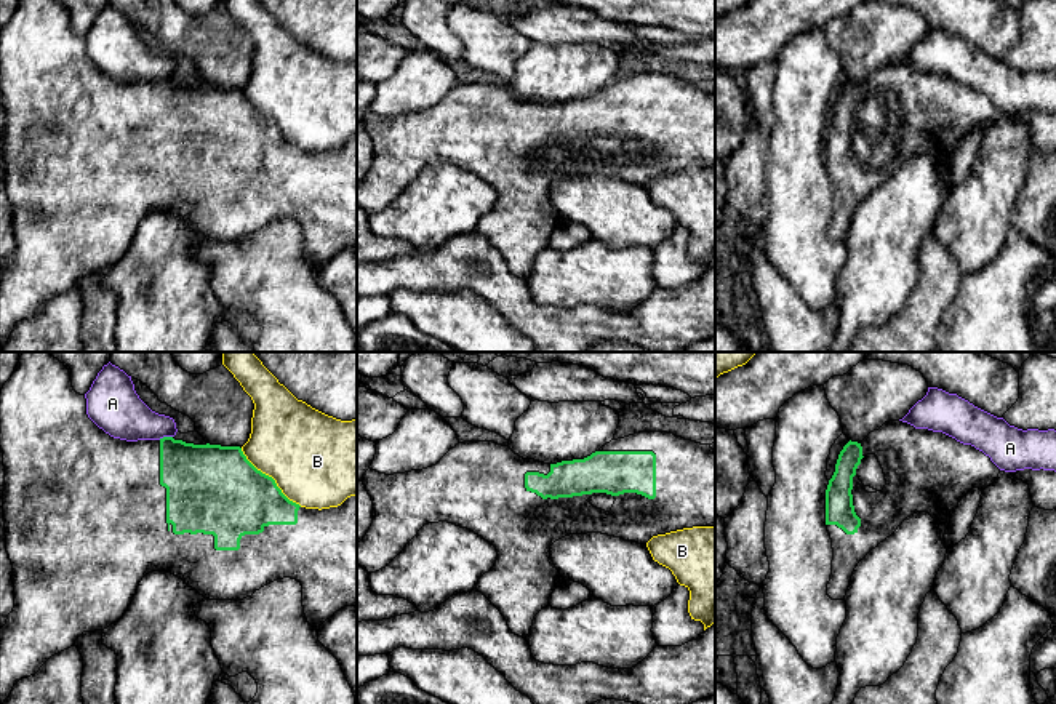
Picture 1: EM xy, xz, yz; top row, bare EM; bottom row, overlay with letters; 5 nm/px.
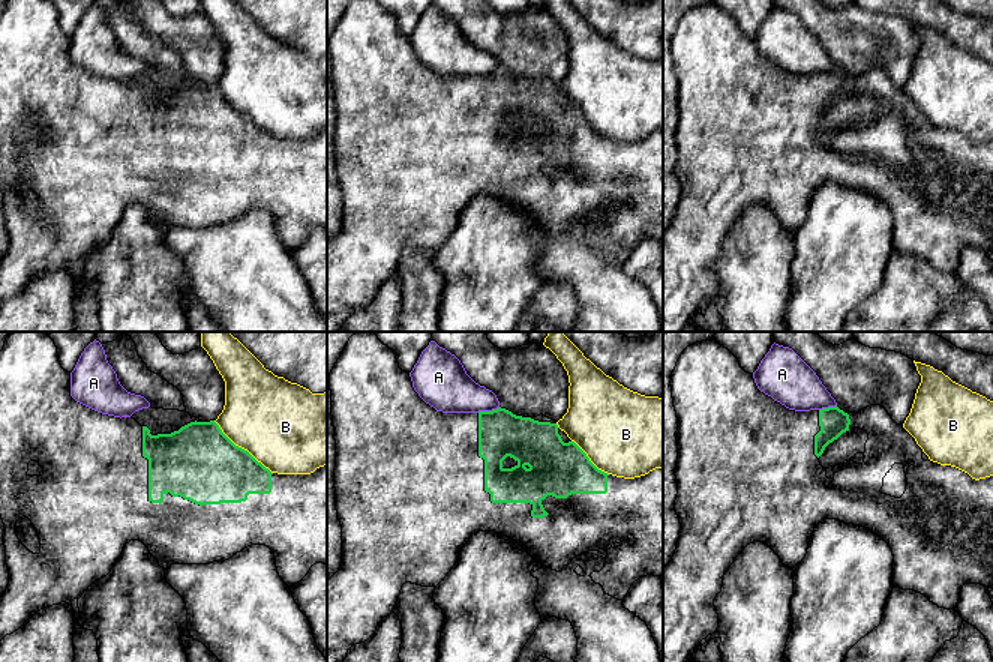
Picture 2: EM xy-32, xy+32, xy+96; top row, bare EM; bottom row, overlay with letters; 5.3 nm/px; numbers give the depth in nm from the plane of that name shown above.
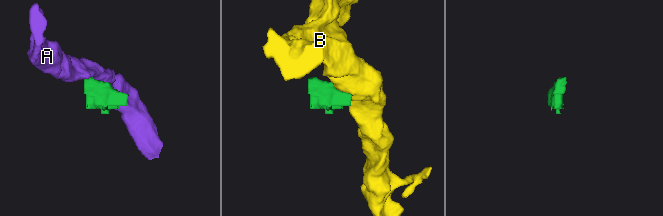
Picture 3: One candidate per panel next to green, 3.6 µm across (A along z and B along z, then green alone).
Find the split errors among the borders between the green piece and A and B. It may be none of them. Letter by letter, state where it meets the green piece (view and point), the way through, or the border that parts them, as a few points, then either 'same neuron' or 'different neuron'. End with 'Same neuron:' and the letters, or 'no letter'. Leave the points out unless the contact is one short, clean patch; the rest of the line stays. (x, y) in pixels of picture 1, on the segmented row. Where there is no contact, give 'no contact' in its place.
A: xy (165, 437) | along xy (172, 436), (159, 439) | different neuron
B: xy (271, 477) | along xy (240, 448), (290, 500), (301, 506) | different neuron
Same neuron: no letter

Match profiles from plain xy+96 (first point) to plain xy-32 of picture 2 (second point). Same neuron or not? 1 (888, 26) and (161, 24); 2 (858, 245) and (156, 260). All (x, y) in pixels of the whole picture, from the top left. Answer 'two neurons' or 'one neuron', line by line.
1: one neuron
2: one neuron

